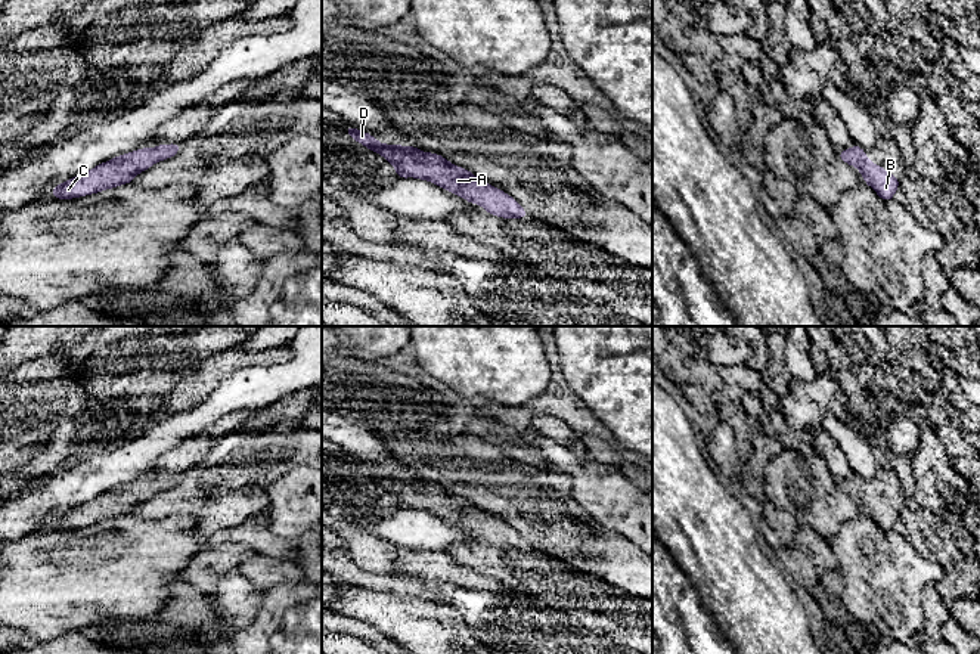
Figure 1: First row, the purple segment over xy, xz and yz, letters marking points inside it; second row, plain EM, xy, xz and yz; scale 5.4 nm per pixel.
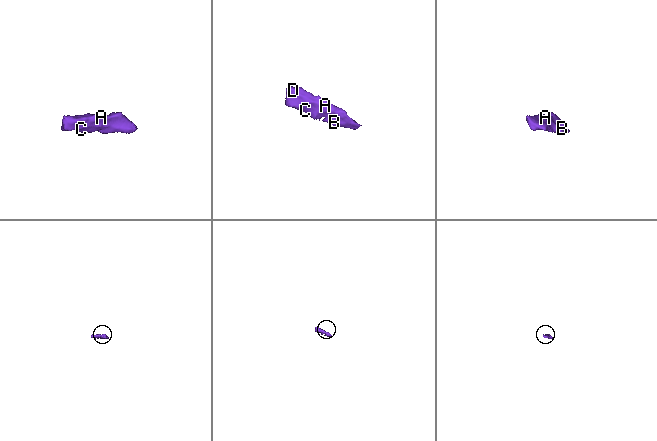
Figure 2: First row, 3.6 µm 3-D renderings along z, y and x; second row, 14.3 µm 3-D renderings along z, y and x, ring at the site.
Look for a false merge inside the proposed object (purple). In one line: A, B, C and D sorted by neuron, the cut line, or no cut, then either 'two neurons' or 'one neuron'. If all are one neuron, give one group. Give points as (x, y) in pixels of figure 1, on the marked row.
groups A B C D; cut none; one neuron

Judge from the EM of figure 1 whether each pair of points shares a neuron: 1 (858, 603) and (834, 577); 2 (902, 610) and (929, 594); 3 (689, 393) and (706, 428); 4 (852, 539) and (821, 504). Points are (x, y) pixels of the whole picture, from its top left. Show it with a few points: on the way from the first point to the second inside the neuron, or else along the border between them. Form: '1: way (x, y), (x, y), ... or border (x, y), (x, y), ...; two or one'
1: border (843, 588), (842, 604), (850, 614), (859, 619); two
2: border (930, 582), (921, 592), (921, 629); two
3: way (698, 402), (707, 411), (707, 420); one
4: border (862, 511), (844, 520), (828, 541); two

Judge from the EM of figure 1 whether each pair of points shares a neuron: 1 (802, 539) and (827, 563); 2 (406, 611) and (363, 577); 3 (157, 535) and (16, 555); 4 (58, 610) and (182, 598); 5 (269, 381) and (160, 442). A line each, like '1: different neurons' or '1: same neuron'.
1: same neuron
2: same neuron
3: same neuron
4: different neurons
5: same neuron

